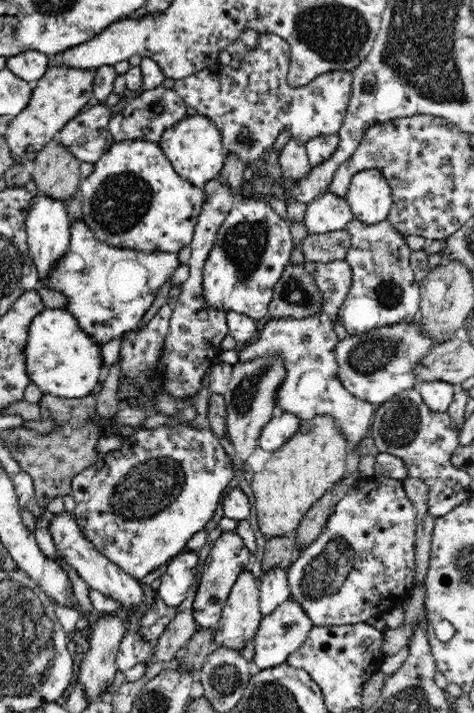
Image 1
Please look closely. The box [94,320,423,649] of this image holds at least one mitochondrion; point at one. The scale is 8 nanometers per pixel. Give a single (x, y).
(149, 487)

